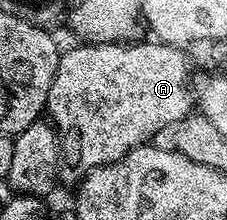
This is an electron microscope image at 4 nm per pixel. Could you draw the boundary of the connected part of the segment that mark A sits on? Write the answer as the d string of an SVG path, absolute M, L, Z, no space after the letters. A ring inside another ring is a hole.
M151 39L110 45L76 43L73 49L65 48L60 54L58 71L54 71L54 83L50 83L46 110L60 134L63 180L79 182L92 169L113 165L130 150L149 144L159 129L167 130L185 120L194 109L194 89L190 77L188 81L188 71L190 65L186 59L171 49L157 48Z

